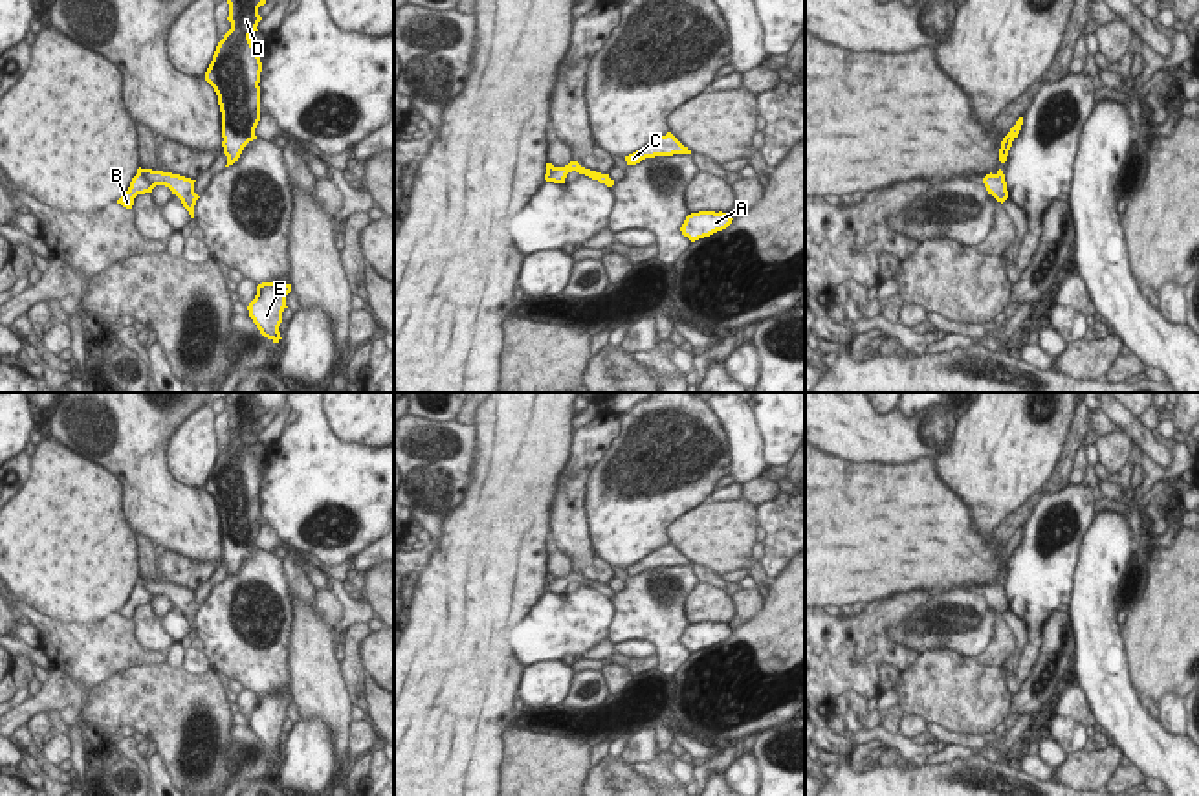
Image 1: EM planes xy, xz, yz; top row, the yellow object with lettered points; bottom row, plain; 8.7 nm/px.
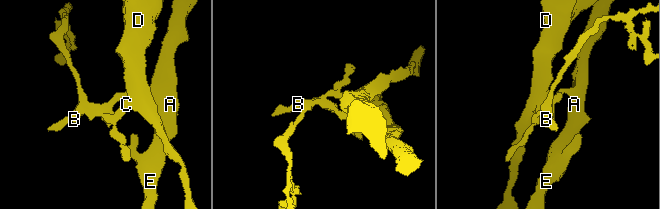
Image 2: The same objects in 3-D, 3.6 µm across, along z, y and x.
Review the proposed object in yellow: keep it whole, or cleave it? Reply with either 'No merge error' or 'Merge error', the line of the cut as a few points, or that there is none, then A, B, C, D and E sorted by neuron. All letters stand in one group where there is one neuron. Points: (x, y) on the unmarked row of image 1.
Merge error. Split along xy (138, 584), (154, 596). Groups: A E / B C D.

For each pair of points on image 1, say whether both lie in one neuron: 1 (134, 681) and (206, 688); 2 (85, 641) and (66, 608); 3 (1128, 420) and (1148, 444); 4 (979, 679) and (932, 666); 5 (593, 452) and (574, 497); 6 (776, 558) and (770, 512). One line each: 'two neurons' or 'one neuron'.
1: one neuron
2: two neurons
3: one neuron
4: one neuron
5: one neuron
6: one neuron

